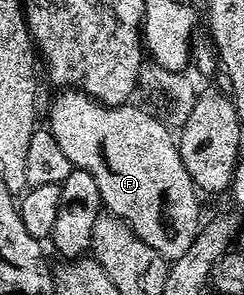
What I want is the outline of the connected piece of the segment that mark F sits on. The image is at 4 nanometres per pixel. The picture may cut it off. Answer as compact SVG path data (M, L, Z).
M63 88L55 93L58 94L50 105L50 134L56 143L60 143L73 168L88 171L88 175L96 179L105 212L127 221L132 231L136 231L136 235L140 235L140 239L144 239L144 243L148 243L148 247L166 258L167 262L180 259L180 255L192 247L200 228L200 220L198 201L194 198L194 181L182 165L175 134L168 128L167 122L163 118L162 122L160 118L153 117L148 110L141 109L135 103L99 105L79 89Z

